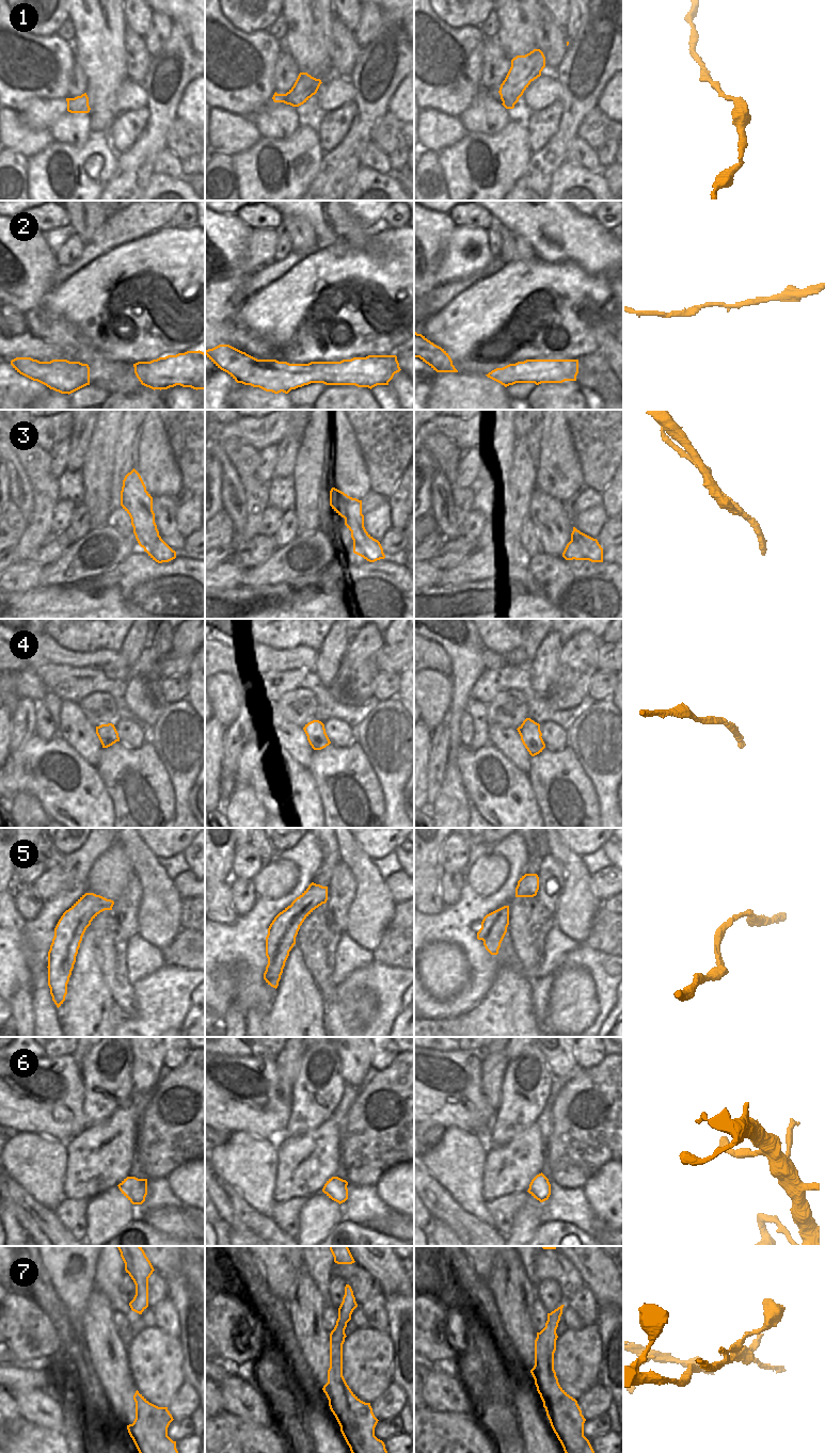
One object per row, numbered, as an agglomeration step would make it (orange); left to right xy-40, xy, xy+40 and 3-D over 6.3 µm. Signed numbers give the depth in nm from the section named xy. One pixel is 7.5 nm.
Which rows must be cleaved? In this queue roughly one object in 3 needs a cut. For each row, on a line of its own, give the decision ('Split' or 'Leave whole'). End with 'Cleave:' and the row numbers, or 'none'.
1: Leave whole
2: Leave whole
3: Split
4: Leave whole
5: Leave whole
6: Leave whole
7: Split
Cleave: 3, 7.

